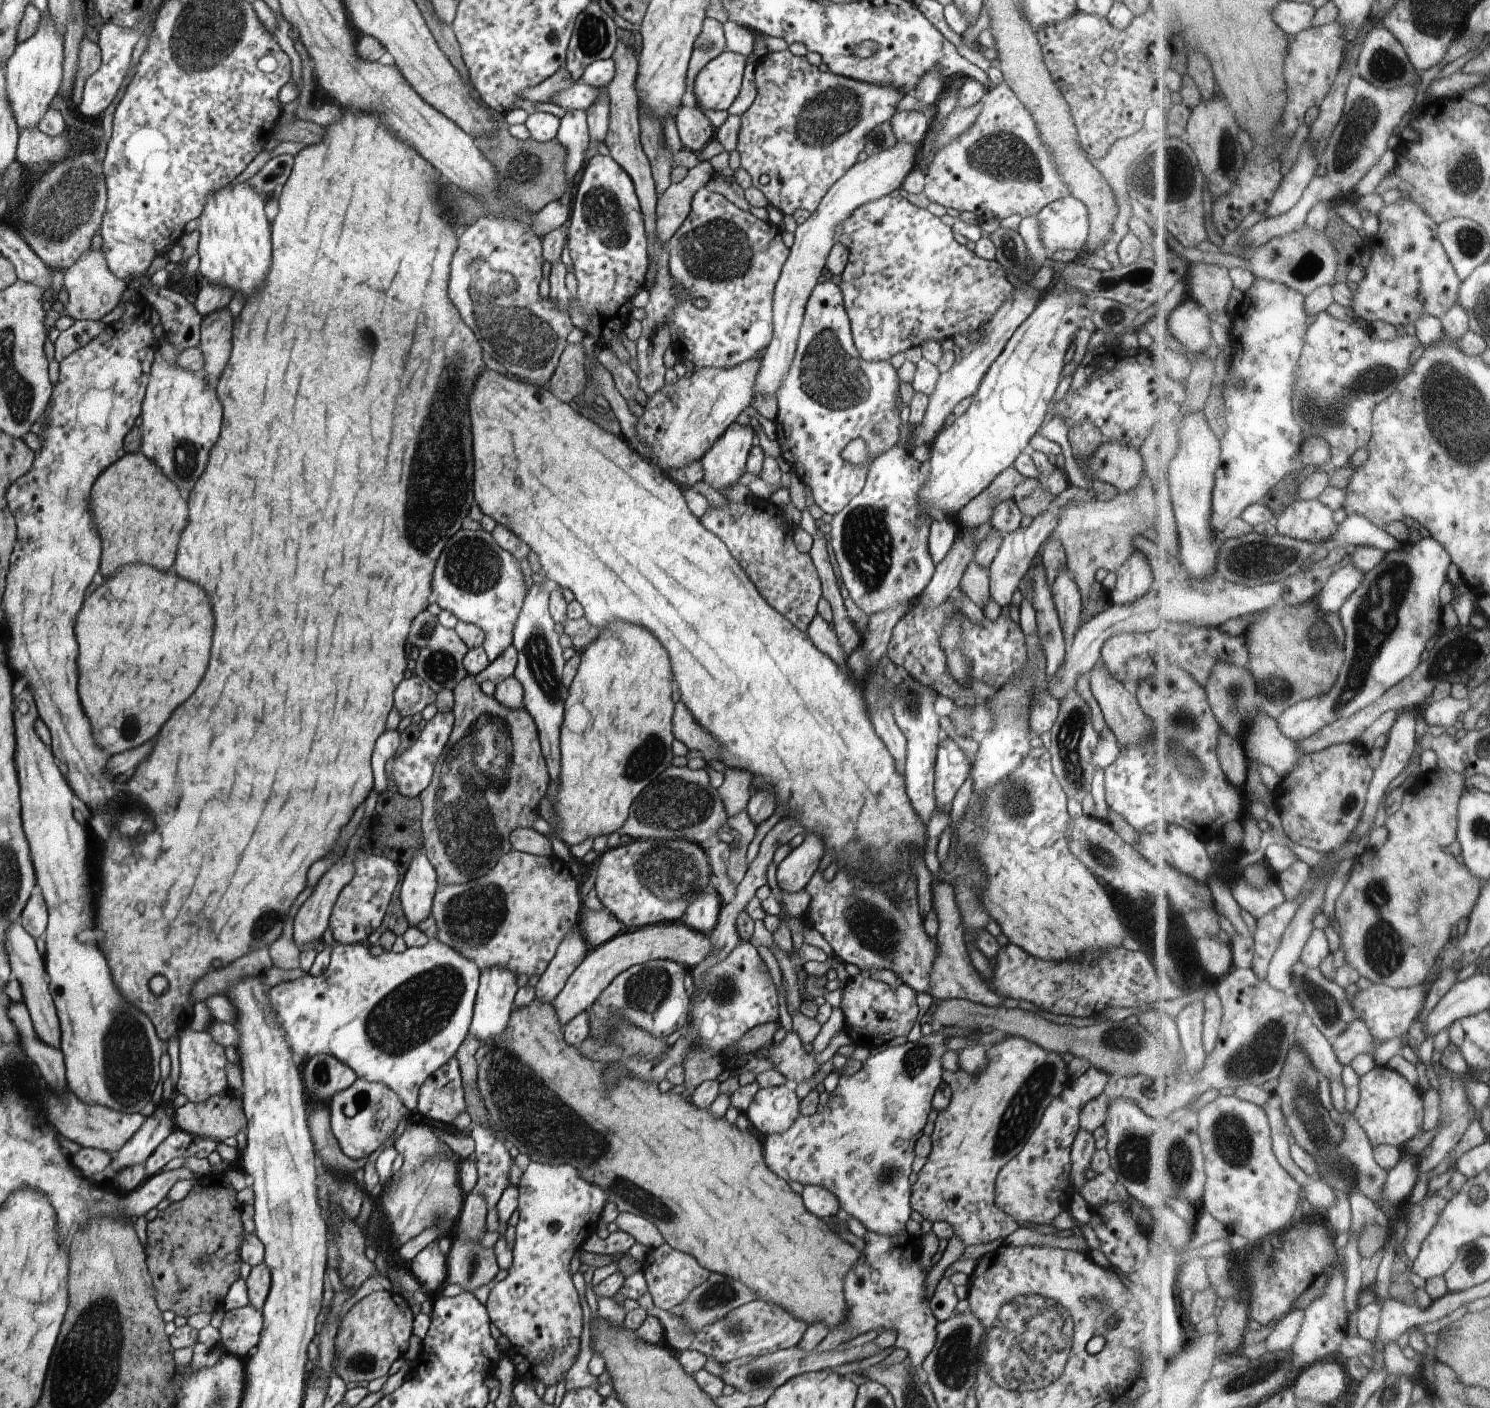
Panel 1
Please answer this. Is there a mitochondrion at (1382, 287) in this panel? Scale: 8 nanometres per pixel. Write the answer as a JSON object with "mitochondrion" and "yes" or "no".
{"mitochondrion":"no"}

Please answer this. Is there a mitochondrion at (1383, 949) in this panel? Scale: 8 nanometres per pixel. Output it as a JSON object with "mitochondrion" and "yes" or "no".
{"mitochondrion":"yes"}

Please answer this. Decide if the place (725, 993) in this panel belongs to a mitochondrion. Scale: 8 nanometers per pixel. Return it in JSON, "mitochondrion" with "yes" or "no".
{"mitochondrion":"yes"}

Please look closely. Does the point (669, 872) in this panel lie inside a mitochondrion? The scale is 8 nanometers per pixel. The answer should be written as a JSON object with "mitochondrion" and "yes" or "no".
{"mitochondrion":"yes"}

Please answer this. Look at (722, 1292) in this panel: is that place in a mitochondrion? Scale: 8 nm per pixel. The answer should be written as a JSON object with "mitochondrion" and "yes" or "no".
{"mitochondrion":"yes"}

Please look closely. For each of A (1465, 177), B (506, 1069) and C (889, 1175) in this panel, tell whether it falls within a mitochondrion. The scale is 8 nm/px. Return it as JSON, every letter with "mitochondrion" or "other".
{"A":"mitochondrion","B":"mitochondrion","C":"mitochondrion"}

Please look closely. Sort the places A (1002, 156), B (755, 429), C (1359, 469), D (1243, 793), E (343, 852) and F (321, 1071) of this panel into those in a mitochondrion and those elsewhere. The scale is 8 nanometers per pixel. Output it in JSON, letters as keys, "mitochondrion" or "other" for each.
{"A":"mitochondrion","B":"other","C":"other","D":"other","E":"other","F":"mitochondrion"}

